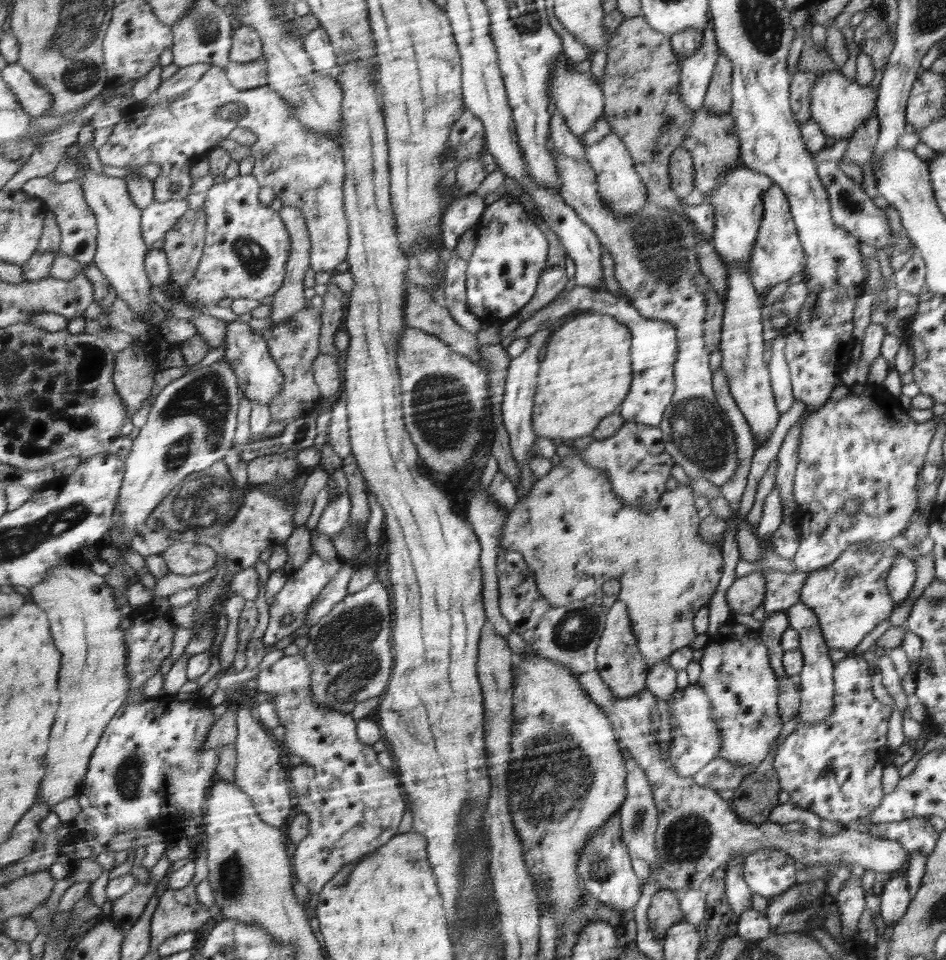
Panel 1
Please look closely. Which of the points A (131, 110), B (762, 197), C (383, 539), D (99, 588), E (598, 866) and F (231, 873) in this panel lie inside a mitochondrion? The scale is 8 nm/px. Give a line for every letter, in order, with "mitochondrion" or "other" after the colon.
A: other
B: other
C: other
D: other
E: mitochondrion
F: mitochondrion

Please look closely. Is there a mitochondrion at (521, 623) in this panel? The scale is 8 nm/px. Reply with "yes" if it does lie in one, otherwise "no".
no

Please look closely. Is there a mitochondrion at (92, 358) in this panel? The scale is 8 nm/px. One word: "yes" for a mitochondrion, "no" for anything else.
yes

